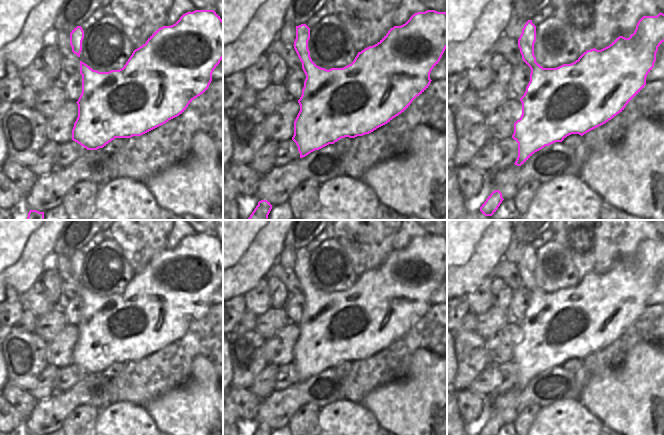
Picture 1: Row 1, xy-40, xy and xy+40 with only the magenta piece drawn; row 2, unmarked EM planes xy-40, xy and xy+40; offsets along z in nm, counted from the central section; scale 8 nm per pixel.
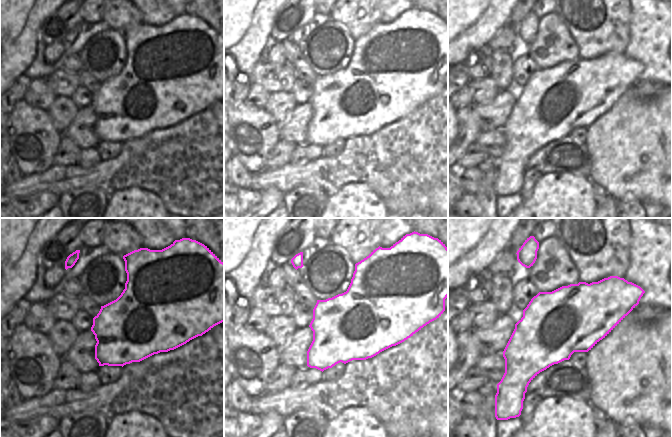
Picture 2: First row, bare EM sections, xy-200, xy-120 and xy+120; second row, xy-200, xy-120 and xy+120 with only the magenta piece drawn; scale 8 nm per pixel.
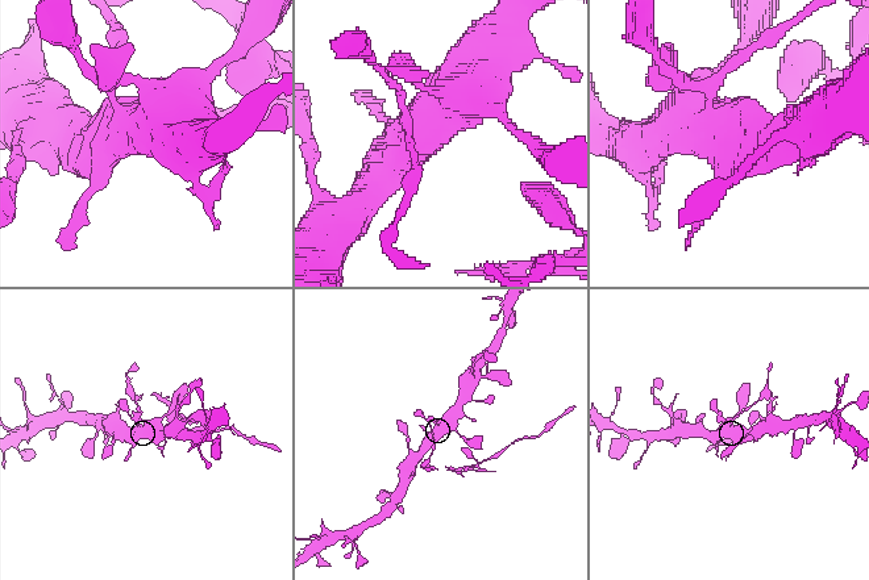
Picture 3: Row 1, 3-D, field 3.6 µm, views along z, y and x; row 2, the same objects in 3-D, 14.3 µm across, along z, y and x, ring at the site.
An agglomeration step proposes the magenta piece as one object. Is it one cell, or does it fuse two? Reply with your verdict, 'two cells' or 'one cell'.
two cells

